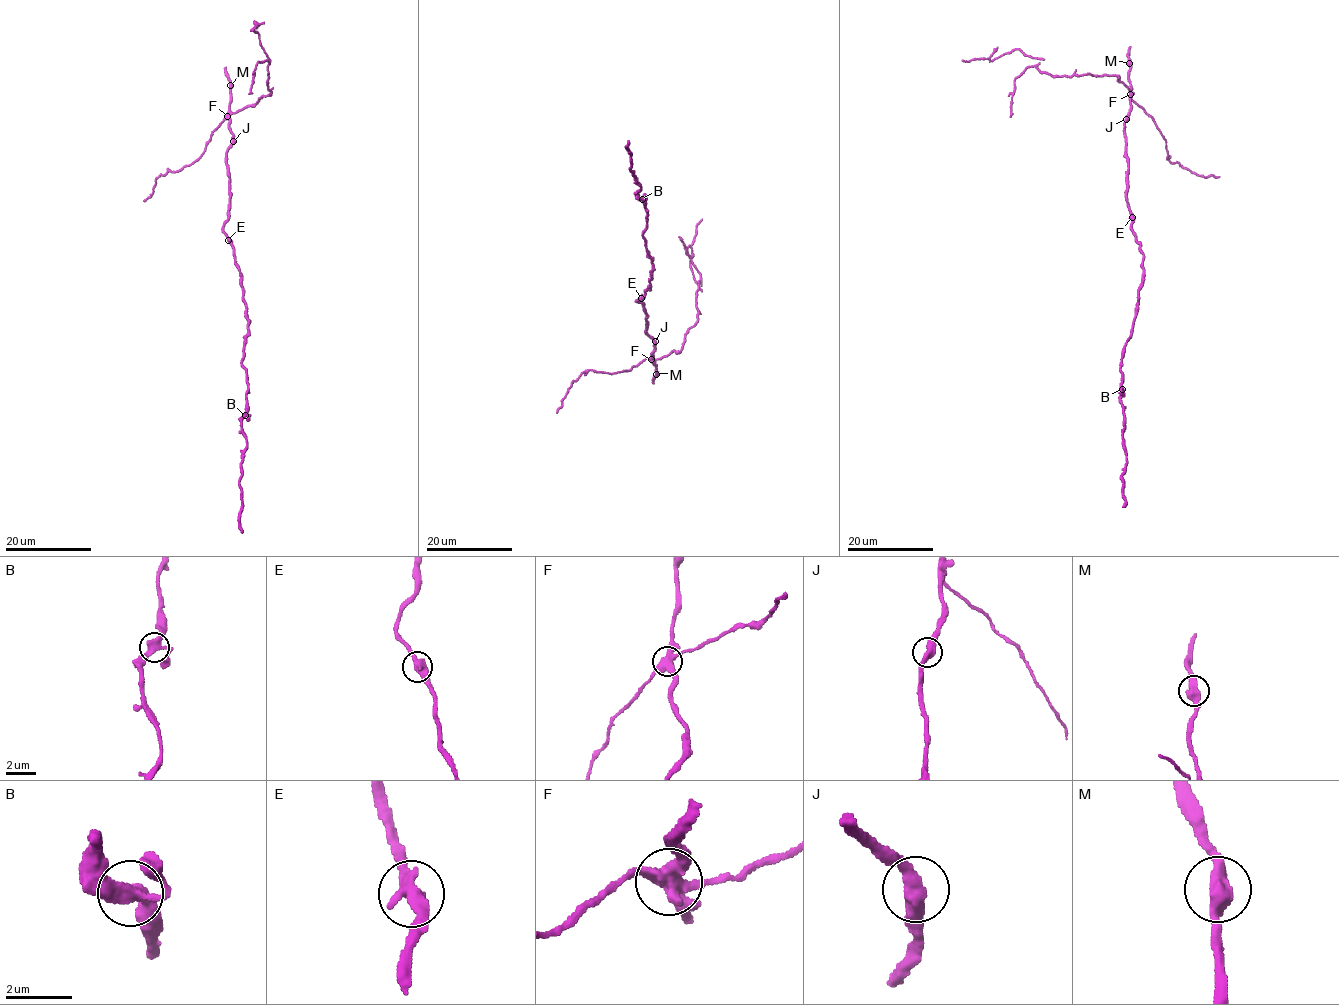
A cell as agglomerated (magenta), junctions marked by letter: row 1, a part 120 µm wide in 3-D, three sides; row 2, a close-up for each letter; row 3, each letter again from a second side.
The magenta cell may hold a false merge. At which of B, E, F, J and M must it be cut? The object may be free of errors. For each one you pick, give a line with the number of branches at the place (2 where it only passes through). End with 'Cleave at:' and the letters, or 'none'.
F: 4 branches meet
Cleave at: F

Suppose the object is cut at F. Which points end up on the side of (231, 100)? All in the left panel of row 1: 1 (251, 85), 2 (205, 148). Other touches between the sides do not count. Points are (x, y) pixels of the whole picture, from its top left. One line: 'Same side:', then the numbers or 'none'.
Same side: none

